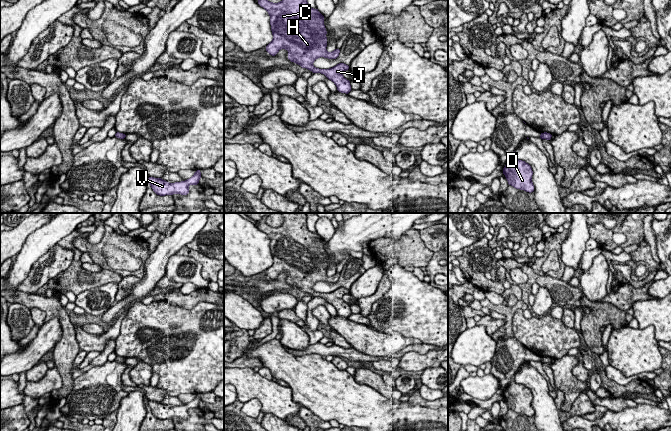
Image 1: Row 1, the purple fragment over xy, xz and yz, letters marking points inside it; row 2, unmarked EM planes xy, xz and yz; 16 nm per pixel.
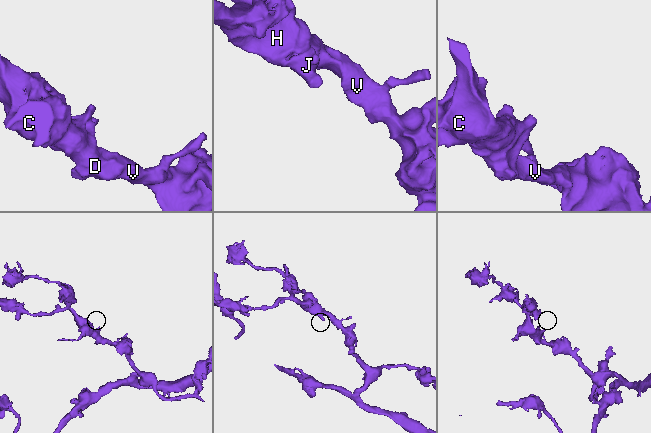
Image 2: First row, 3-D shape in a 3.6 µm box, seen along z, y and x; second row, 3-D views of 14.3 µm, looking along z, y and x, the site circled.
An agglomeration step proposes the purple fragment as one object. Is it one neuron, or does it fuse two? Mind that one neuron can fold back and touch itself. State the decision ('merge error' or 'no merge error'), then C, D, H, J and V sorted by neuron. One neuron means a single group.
no merge error; C D H J V

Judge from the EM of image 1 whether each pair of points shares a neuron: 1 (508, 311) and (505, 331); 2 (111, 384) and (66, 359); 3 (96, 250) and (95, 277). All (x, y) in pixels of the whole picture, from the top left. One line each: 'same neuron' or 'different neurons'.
1: same neuron
2: different neurons
3: different neurons

